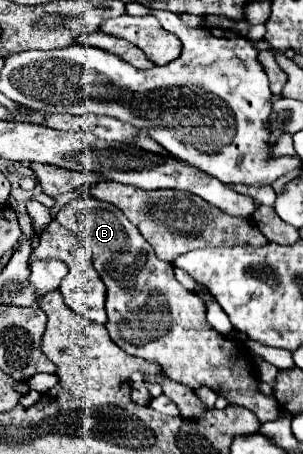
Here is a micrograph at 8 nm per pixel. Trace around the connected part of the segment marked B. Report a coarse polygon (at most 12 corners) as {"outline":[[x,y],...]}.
{"outline":[[78,197],[56,221],[92,251],[106,329],[128,355],[208,385],[260,423],[254,361],[118,211]]}

